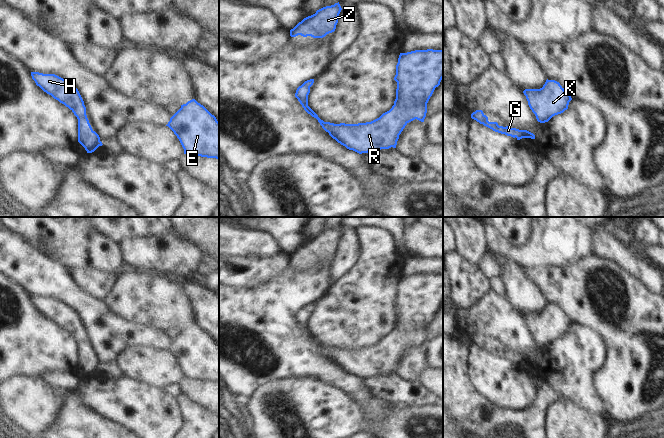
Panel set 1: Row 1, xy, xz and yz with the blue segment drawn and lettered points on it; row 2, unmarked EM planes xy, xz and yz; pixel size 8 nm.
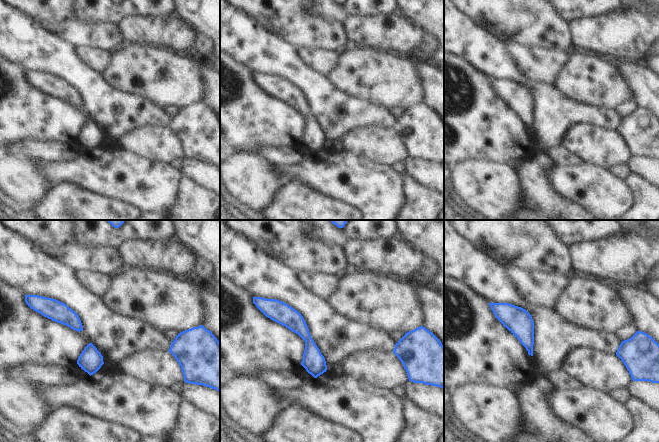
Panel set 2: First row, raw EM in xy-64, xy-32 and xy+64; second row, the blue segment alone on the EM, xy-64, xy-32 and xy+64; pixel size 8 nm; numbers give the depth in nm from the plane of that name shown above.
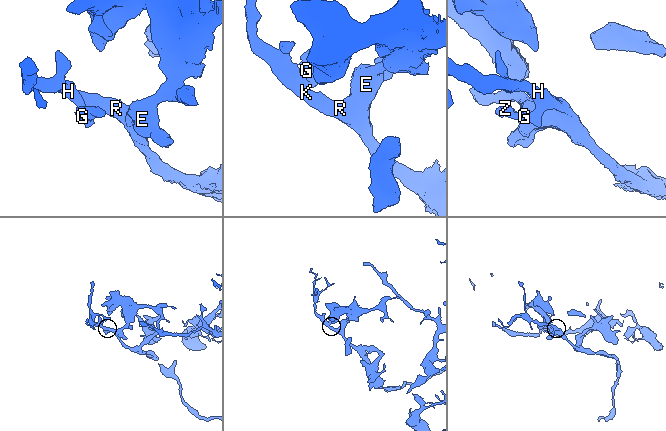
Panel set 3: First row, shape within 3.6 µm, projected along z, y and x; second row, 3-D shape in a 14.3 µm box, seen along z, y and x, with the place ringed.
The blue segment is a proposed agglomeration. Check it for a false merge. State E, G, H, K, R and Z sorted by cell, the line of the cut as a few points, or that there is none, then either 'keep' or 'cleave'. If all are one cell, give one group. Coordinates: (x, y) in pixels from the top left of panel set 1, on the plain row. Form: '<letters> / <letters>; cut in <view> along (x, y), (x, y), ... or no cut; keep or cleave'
E G H K R Z; no cut; keep

